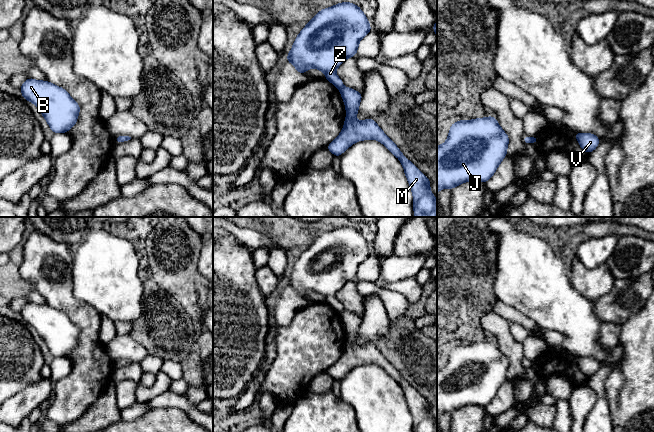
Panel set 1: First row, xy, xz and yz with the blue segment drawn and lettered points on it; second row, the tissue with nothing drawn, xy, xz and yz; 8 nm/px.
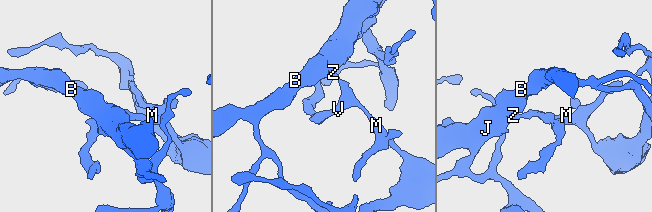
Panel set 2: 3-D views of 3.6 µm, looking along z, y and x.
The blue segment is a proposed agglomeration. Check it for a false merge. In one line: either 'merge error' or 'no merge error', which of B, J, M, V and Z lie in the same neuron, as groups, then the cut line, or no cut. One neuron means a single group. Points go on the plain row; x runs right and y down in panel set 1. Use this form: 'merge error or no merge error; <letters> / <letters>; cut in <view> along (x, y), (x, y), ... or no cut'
merge error; B J Z / M V; cut in xz along (342, 309), (339, 312)

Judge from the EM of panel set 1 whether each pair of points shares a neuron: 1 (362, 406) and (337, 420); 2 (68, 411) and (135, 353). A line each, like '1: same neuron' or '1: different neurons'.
1: different neurons
2: different neurons

